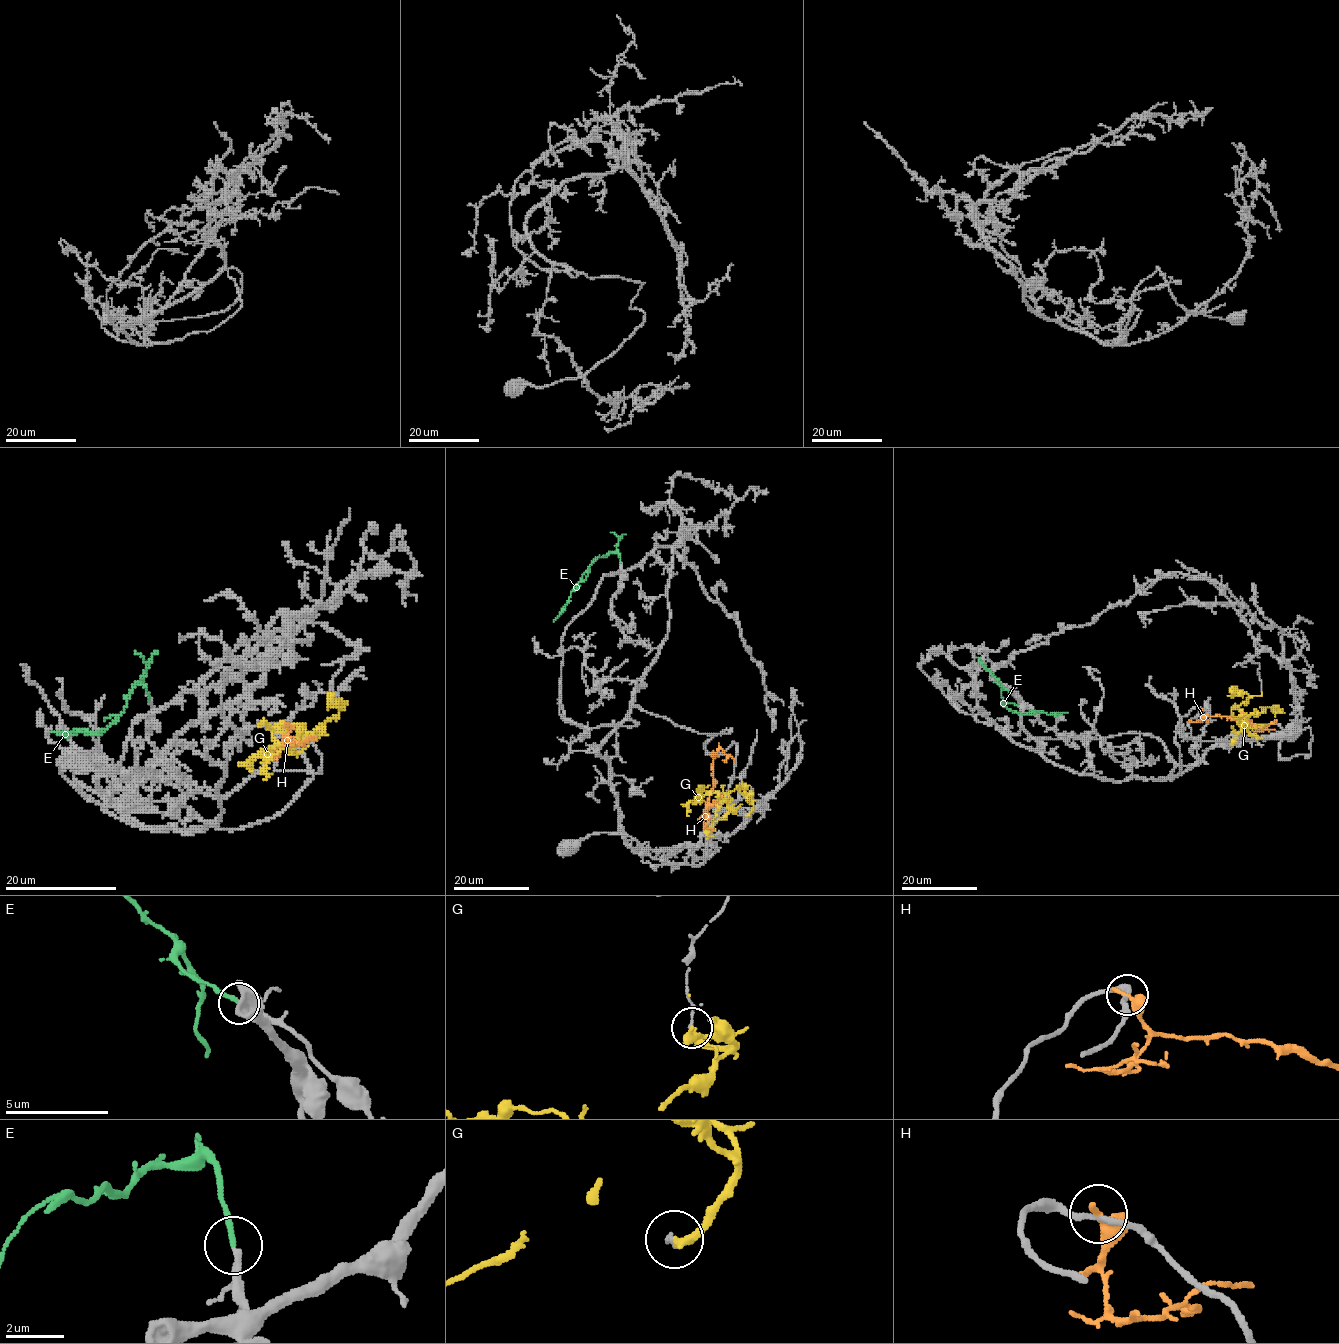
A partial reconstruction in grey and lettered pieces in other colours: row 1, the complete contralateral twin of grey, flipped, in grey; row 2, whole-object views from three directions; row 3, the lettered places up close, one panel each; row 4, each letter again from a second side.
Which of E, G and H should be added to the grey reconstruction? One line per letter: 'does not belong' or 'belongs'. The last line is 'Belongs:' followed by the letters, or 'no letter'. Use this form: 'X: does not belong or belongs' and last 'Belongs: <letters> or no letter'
E: belongs
G: does not belong
H: does not belong
Belongs: E

